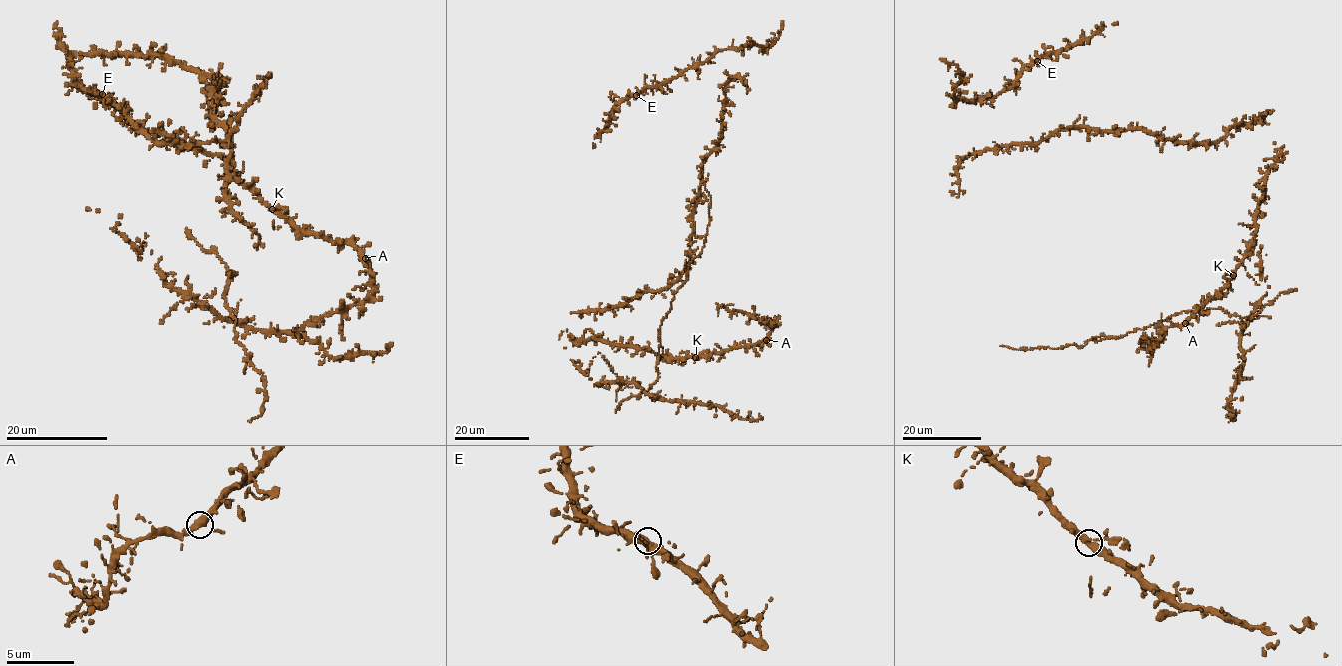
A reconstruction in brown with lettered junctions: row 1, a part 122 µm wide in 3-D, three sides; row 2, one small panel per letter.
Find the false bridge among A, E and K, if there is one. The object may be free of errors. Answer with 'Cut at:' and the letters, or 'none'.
Cut at: none

